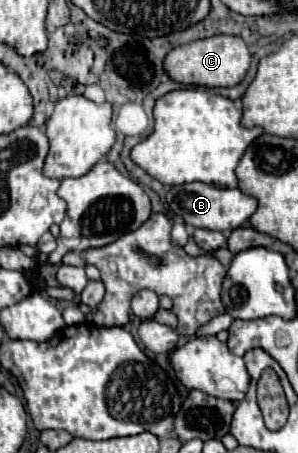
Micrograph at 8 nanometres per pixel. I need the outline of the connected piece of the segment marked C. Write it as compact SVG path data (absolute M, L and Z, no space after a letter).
M213 35L187 45L173 47L165 57L165 71L173 81L197 87L233 87L237 85L251 63L247 43L235 35Z

